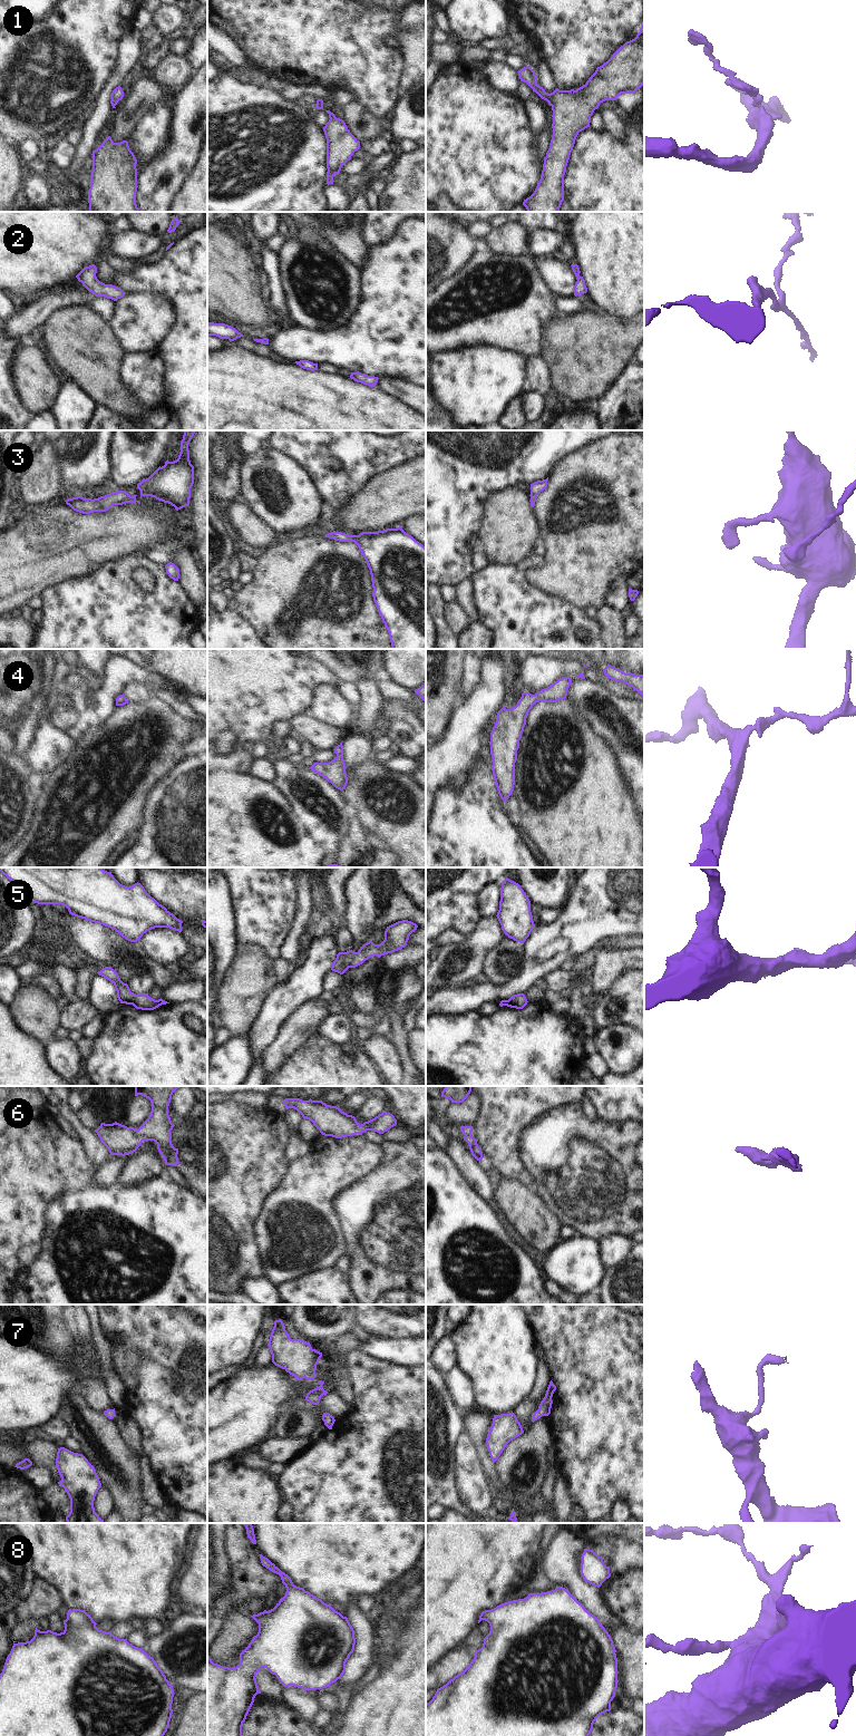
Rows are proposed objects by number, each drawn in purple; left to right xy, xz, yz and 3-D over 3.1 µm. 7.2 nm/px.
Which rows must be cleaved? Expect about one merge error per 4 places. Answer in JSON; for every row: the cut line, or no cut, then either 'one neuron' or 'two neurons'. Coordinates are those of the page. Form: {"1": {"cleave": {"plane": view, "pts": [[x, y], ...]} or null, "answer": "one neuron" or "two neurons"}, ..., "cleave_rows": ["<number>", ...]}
{"1": {"cleave": null, "answer": "one neuron"}, "2": {"cleave": null, "answer": "one neuron"}, "3": {"cleave": null, "answer": "one neuron"}, "4": {"cleave": null, "answer": "one neuron"}, "5": {"cleave": null, "answer": "one neuron"}, "6": {"cleave": null, "answer": "one neuron"}, "7": {"cleave": null, "answer": "one neuron"}, "8": {"cleave": null, "answer": "one neuron"}, "cleave_rows": []}

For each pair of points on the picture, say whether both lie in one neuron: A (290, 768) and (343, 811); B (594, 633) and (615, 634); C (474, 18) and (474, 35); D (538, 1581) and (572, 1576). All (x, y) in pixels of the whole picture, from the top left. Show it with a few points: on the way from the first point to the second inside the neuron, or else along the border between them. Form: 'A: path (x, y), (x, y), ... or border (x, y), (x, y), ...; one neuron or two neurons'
A: path (303, 779), (314, 782), (330, 797); one neuron
B: border (595, 619), (601, 637); two neurons
C: path (474, 22), (474, 30); one neuron
D: border (544, 1553), (545, 1574), (556, 1586); two neurons

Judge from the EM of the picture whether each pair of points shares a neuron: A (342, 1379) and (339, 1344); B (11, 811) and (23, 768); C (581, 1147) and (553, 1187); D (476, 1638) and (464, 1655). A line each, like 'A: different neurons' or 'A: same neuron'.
A: same neuron
B: same neuron
C: same neuron
D: different neurons

